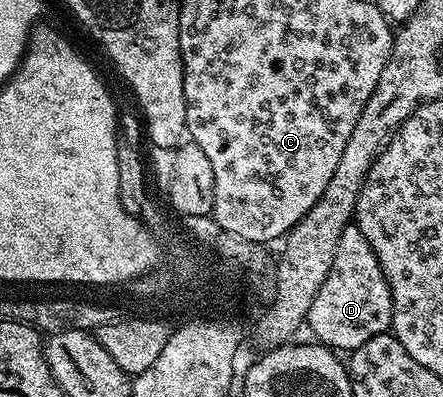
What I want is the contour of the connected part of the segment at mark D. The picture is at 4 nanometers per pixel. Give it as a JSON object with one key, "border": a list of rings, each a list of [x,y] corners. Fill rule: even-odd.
{"border":[[[351,223],[344,235],[340,235],[336,259],[332,259],[332,267],[320,291],[316,291],[316,299],[312,299],[305,324],[308,329],[310,325],[321,344],[335,351],[353,351],[368,339],[387,332],[391,319],[392,295],[380,259],[376,259],[376,251],[357,225]]]}

